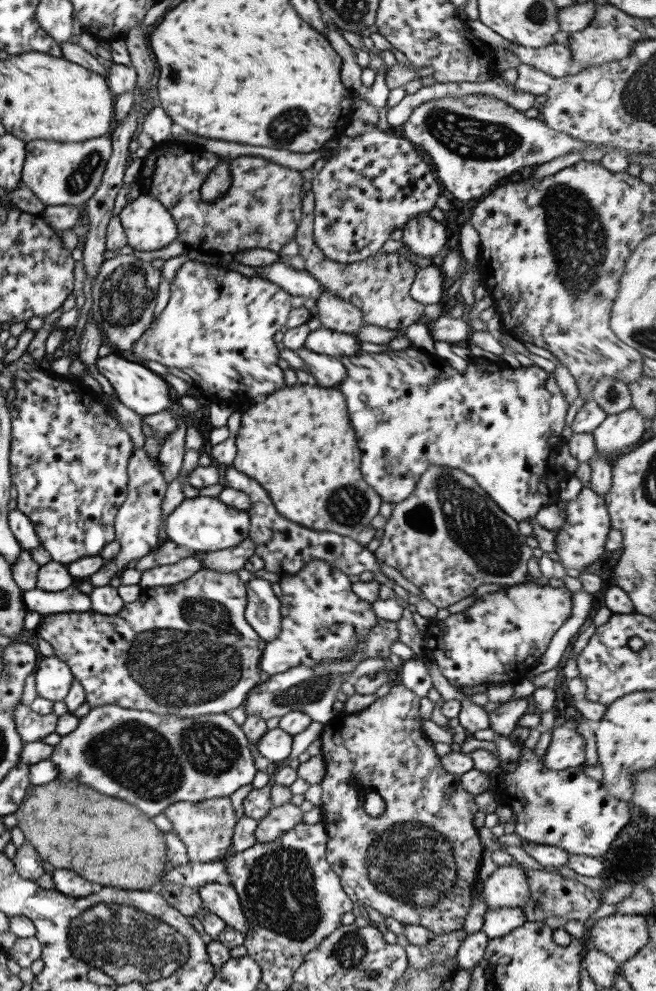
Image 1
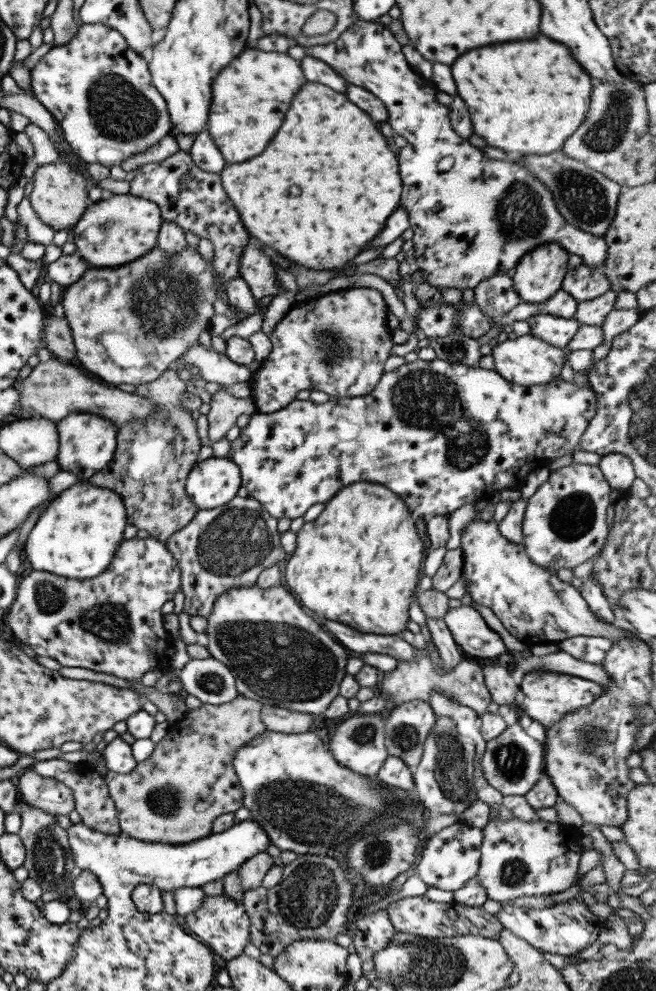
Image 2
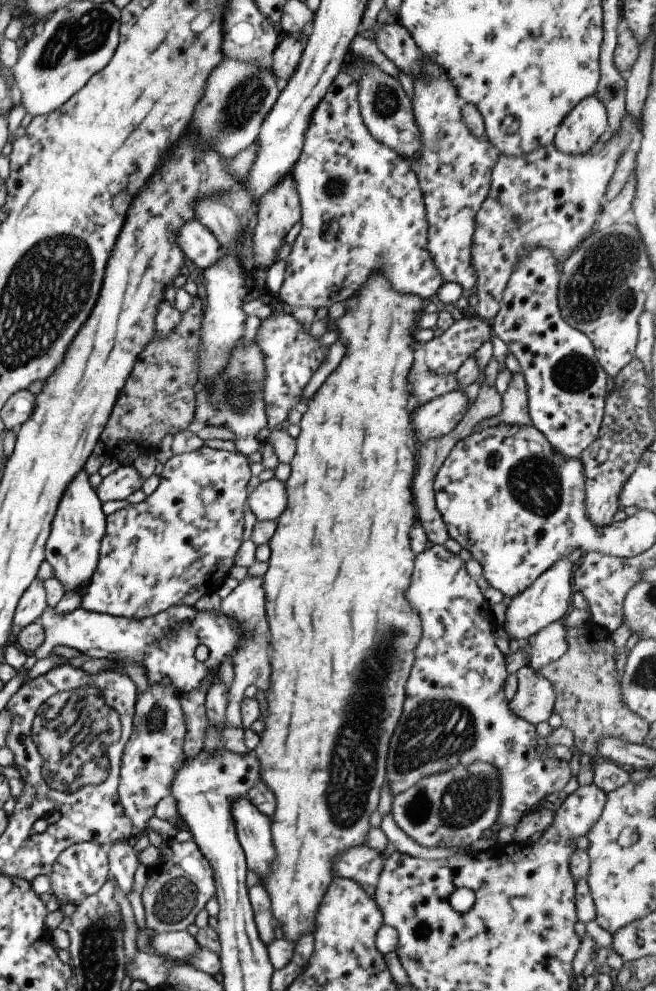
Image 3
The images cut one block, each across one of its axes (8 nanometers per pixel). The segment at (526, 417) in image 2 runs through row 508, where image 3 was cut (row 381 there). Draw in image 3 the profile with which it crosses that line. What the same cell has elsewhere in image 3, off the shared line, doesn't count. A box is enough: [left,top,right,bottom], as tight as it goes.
[255,309,462,428]

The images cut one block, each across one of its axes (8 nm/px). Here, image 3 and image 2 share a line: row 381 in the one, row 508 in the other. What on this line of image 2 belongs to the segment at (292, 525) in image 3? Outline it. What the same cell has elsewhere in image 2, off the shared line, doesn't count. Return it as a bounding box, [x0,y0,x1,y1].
[282,482,423,635]

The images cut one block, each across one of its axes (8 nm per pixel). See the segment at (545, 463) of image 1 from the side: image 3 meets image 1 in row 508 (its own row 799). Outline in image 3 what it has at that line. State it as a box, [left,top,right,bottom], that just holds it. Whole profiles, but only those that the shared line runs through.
[385,545,572,828]

